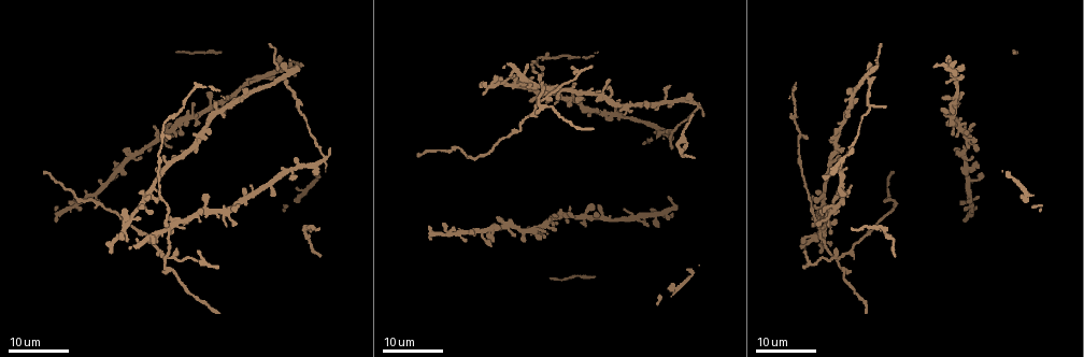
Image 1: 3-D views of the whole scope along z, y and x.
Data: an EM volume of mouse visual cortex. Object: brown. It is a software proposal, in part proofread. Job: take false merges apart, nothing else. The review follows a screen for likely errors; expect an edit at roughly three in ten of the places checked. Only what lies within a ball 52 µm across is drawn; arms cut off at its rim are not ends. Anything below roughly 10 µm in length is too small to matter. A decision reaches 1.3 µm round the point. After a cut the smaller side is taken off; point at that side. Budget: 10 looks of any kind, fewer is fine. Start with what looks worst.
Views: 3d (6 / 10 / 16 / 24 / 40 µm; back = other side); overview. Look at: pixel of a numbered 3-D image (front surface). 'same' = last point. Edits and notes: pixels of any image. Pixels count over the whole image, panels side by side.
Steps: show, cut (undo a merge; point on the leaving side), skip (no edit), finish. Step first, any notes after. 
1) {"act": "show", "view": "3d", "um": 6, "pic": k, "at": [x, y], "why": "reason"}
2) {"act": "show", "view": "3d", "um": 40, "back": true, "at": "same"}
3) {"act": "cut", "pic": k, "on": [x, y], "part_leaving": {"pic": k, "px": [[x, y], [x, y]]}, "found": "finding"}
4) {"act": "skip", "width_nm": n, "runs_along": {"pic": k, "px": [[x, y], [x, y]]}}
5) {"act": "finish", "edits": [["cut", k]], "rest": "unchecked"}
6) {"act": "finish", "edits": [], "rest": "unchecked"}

{"act": "show", "view": "3d", "um": 16, "pic": 1, "at": [208, 107], "why": "four arms meet"}

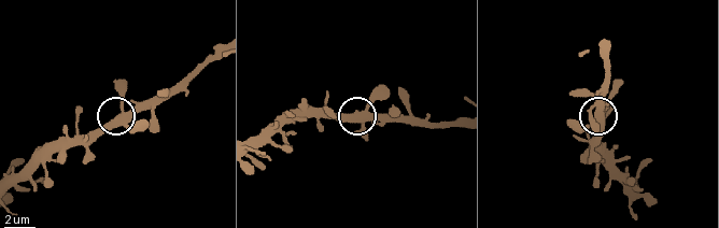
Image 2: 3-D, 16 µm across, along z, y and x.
{"act": "show", "view": "3d", "um": 6, "pic": 2, "at": [122, 116]}

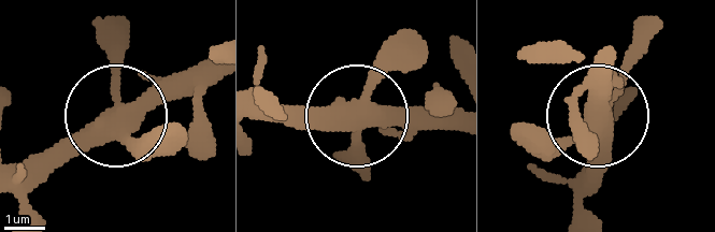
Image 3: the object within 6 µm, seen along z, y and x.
{"act": "show", "view": "3d", "um": 6, "back": true, "pic": 3, "at": [114, 112]}

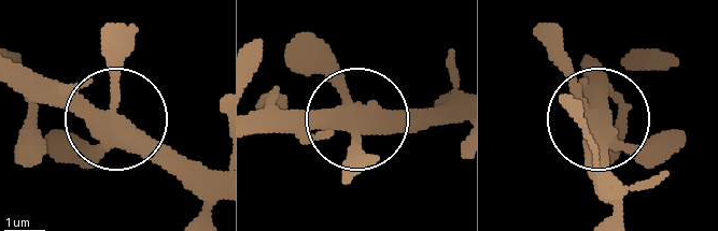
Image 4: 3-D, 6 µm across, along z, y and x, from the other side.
{"act": "skip", "side_arm_um": 18, "runs_along": {"pic": 4, "px": [[258, 134], [357, 124], [361, 172]]}, "found": "all the same neuron"}

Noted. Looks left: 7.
{"act": "show", "view": "3d", "um": 24, "pic": 1, "at": [837, 260]}

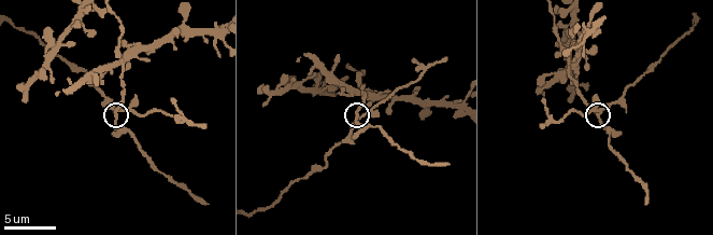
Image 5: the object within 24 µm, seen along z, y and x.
{"act": "show", "view": "3d", "um": 6, "pic": 5, "at": [601, 113]}

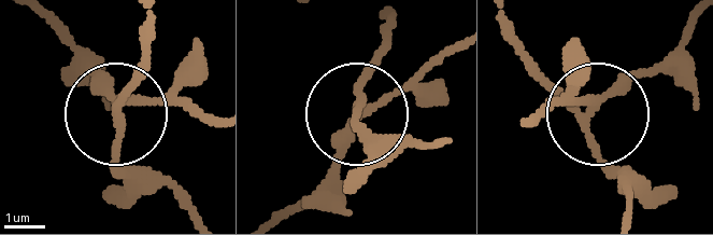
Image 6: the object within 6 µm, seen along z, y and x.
{"act": "show", "view": "3d", "um": 6, "back": true, "pic": 6, "at": [589, 108], "why": "other side"}

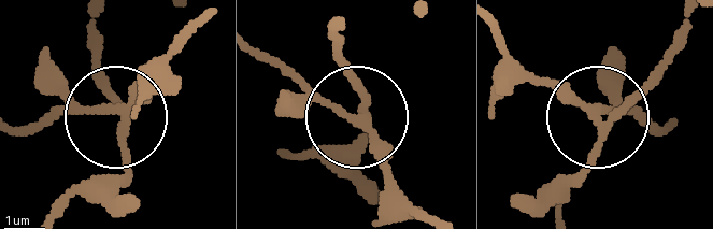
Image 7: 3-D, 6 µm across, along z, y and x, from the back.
{"act": "cut", "pic": 7, "on": [385, 161], "arms": 4, "part_leaving": {"pic": 7, "px": [[372, 116], [389, 174], [433, 218]]}, "found": "two neurons meet here"}

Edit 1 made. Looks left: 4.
{"act": "show", "view": "3d", "um": 16, "pic": 1, "at": [640, 105], "why": "arms part here"}

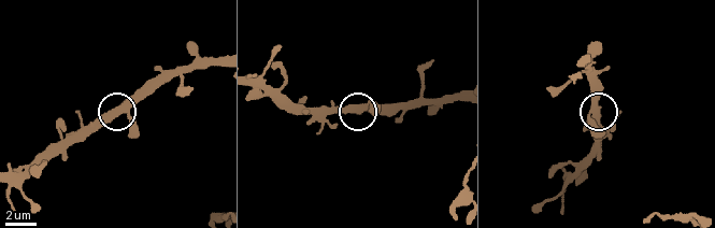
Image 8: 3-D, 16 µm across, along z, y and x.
{"act": "show", "view": "3d", "um": 6, "pic": 8, "at": [121, 110]}

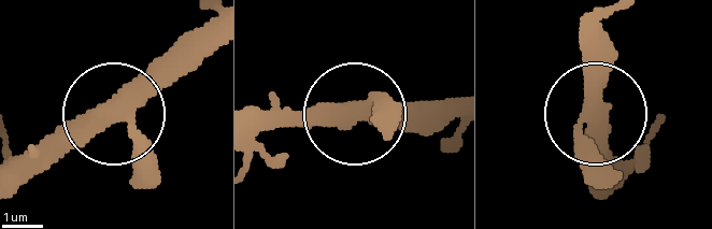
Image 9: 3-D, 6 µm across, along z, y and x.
{"act": "skip", "width_nm": 390, "found": "continuous, no second neuron"}

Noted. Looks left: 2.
{"act": "show", "view": "3d", "um": 6, "pic": 5, "at": [570, 58], "why": "four-way junction"}

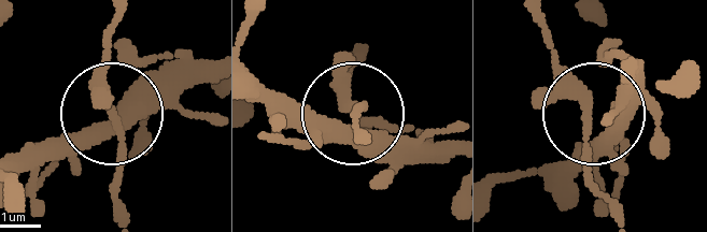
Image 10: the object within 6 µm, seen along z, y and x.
{"act": "show", "view": "3d", "um": 6, "back": true, "pic": 10, "at": [112, 114]}

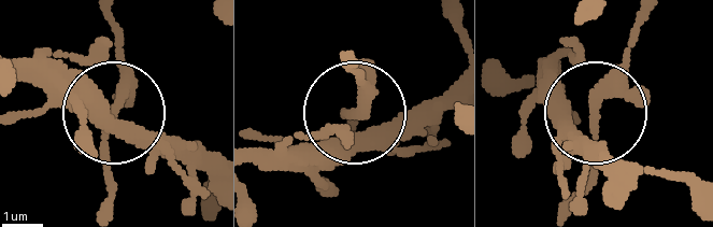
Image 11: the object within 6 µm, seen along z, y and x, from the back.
{"act": "skip", "width_nm": 330, "runs_along": {"pic": 11, "px": [[257, 161], [319, 158], [353, 116], [439, 151]]}, "found": "continuous, no second neuron"}

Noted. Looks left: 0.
{"act": "finish", "edits": [["cut", 7]], "rest": "unchecked"}

